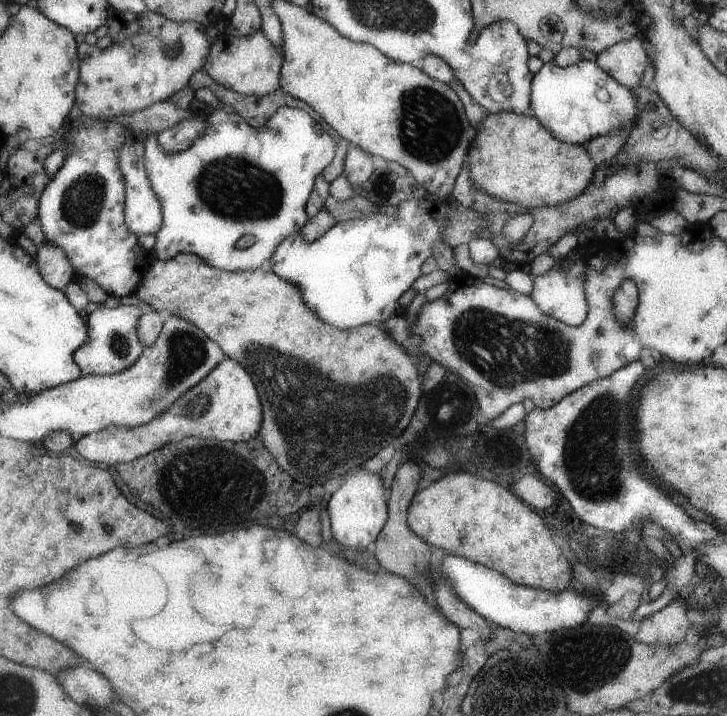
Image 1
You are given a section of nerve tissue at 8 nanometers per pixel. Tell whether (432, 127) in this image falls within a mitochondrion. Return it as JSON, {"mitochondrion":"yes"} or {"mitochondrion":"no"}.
{"mitochondrion":"yes"}

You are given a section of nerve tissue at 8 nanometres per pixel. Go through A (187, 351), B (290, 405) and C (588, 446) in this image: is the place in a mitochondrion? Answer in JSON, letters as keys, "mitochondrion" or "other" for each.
{"A":"mitochondrion","B":"mitochondrion","C":"mitochondrion"}

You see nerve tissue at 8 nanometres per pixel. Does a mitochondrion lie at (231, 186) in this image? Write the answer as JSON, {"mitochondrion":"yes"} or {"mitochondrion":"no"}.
{"mitochondrion":"yes"}

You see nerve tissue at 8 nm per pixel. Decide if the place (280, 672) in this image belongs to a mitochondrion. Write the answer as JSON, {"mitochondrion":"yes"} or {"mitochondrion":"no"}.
{"mitochondrion":"no"}

